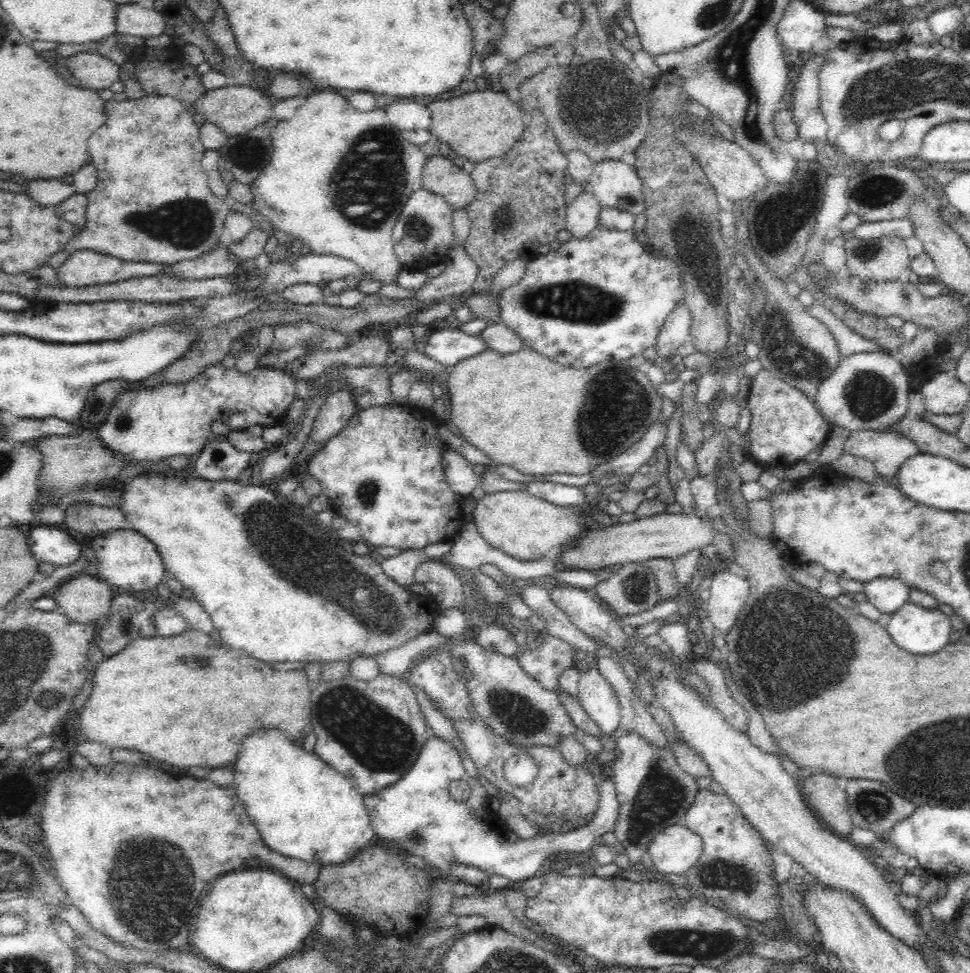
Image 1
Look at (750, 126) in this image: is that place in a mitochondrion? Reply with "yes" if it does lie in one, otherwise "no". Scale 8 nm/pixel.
yes

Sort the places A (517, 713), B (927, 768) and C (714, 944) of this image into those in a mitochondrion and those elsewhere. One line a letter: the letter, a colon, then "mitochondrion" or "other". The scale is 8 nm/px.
A: mitochondrion
B: mitochondrion
C: mitochondrion

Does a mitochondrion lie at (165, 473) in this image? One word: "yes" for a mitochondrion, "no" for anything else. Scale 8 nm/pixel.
no

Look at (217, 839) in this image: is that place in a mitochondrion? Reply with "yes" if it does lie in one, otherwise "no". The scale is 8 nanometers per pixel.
no

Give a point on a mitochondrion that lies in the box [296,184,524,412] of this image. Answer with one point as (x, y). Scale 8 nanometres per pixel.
(420, 229)

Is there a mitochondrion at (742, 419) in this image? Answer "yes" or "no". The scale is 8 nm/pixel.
no

